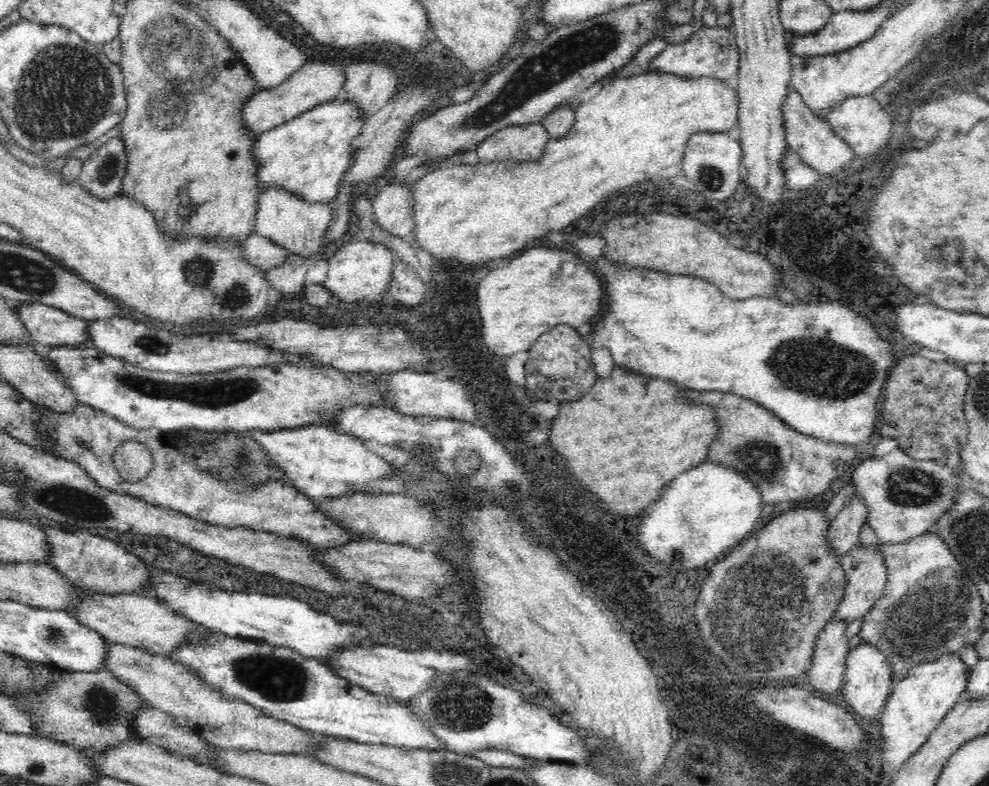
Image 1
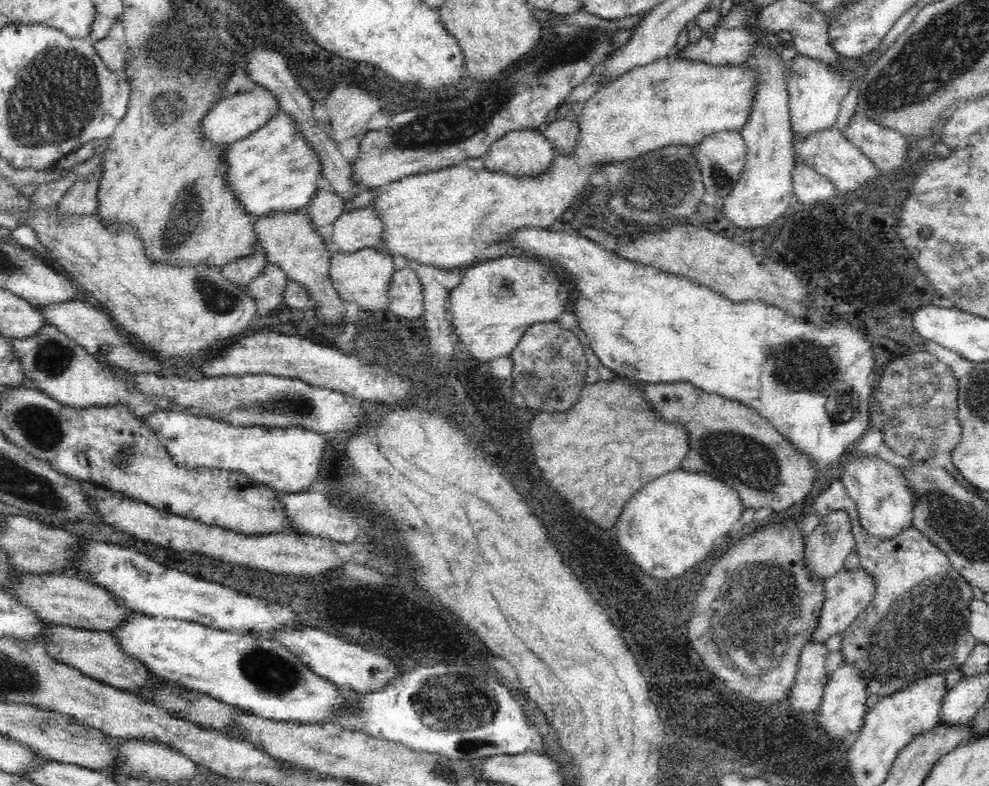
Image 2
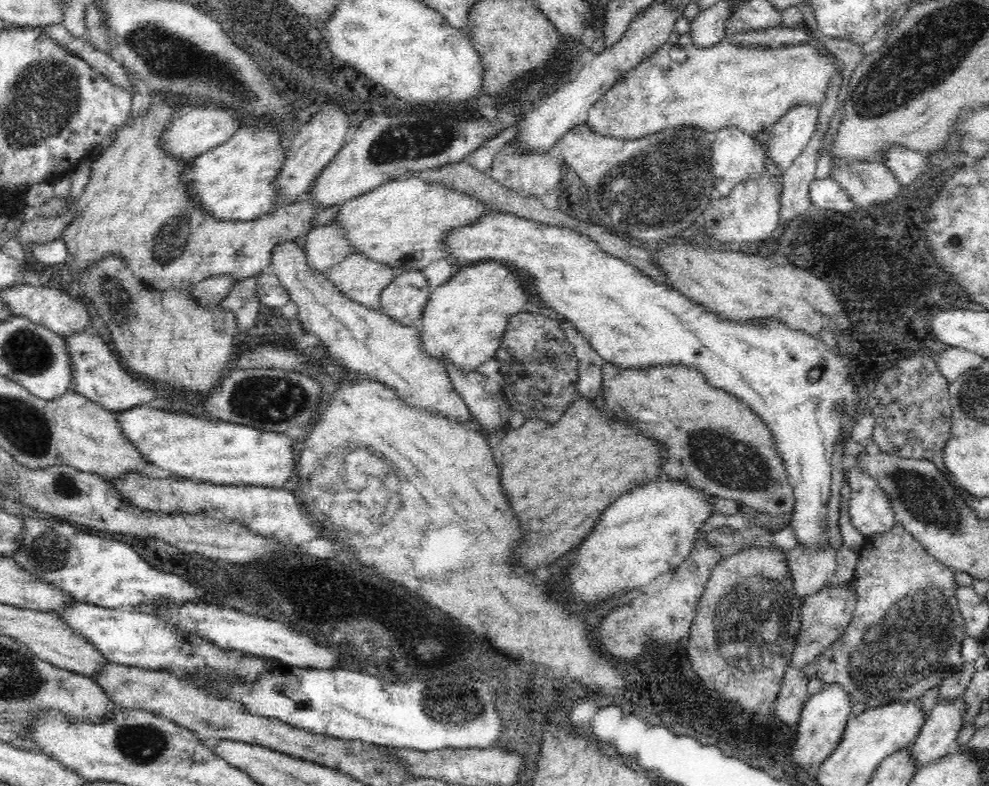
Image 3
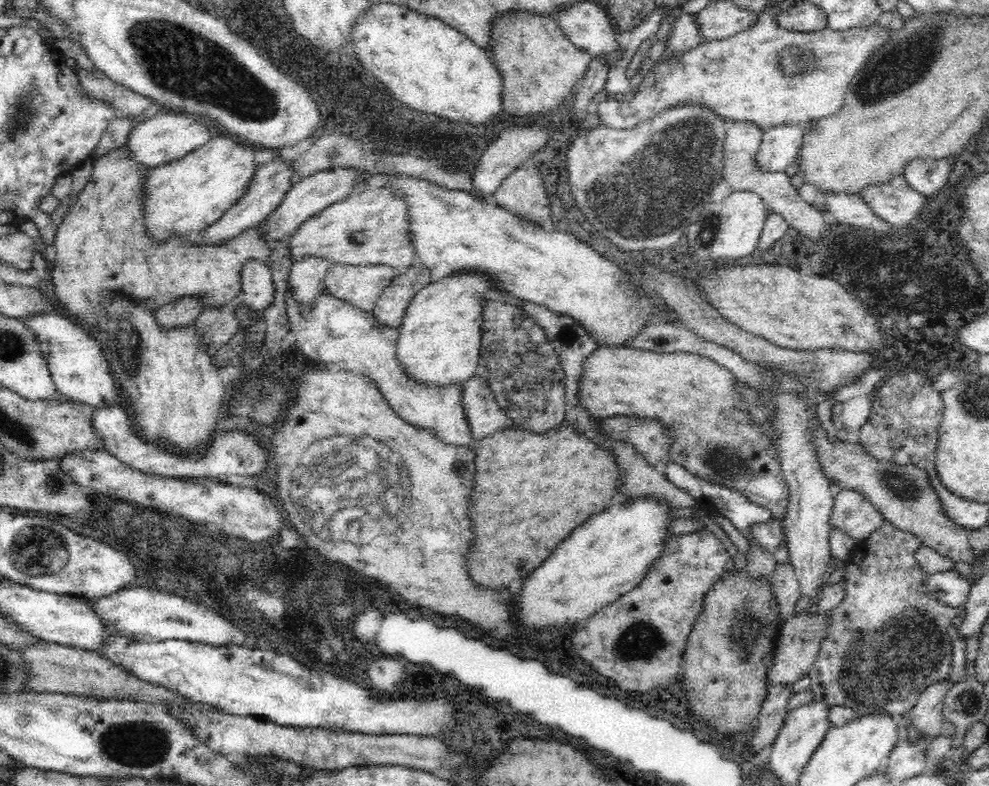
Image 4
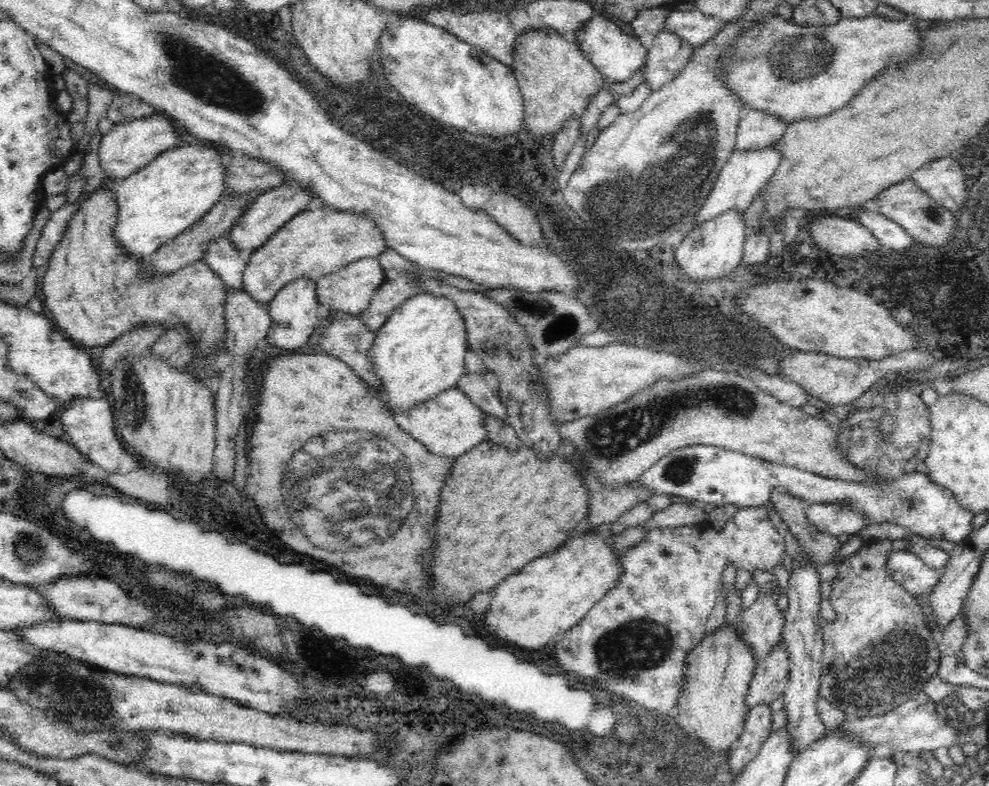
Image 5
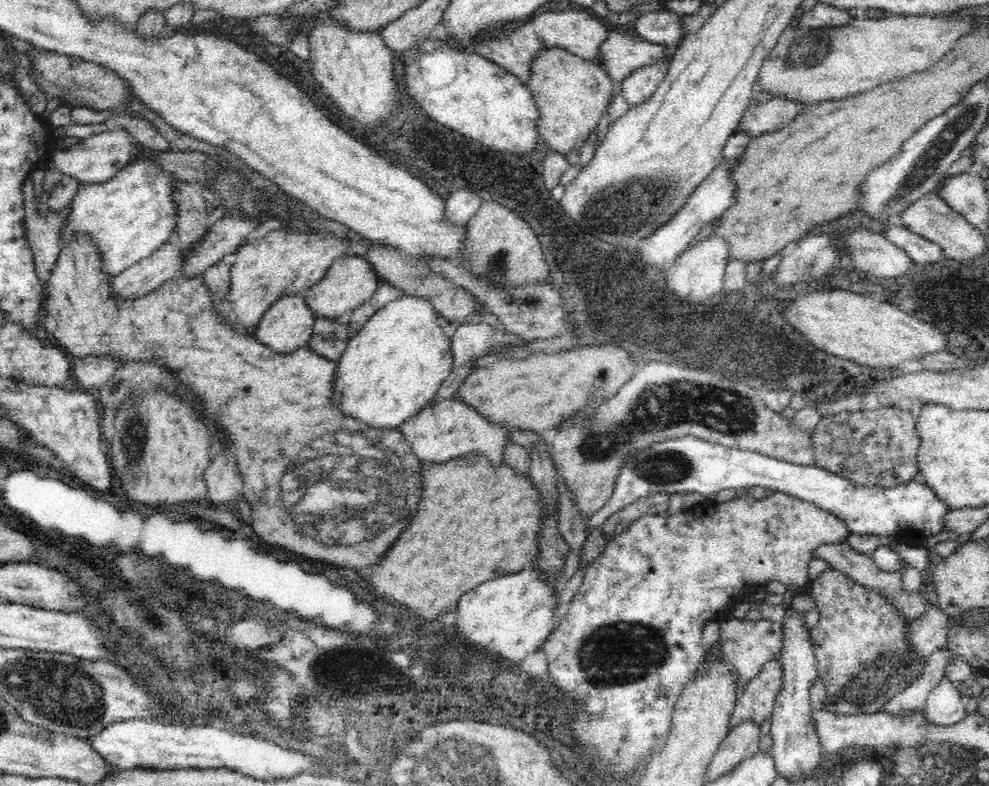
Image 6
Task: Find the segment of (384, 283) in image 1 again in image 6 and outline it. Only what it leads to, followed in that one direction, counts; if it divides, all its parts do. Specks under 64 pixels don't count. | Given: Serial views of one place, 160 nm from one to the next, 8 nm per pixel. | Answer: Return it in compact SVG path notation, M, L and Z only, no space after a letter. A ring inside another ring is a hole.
M342 256L328 266L320 282L304 291L304 301L316 316L338 318L345 312L355 310L366 298L370 298L381 284L382 280L368 261L358 256Z

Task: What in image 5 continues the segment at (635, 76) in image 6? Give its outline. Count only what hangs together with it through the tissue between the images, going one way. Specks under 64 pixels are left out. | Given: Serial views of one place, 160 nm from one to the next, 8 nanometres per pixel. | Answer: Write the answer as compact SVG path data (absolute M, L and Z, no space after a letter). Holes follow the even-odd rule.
M660 32L649 49L643 81L653 93L670 82L691 58L693 47L670 32Z

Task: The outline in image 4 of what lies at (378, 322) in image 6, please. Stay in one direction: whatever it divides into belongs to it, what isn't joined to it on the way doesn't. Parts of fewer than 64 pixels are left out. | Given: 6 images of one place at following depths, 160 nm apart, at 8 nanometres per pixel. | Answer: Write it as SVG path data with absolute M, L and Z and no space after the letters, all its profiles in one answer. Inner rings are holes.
M460 272L441 278L425 286L412 300L400 322L400 335L396 343L396 359L406 377L424 385L448 386L472 381L481 361L480 314L486 299L484 292L499 290L490 278L470 272Z

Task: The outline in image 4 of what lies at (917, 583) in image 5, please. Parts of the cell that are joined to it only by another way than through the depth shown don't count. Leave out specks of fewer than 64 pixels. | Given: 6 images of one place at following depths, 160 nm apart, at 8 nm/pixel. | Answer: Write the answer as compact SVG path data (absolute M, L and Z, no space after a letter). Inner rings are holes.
M948 569L944 572L927 574L923 581L925 592L933 599L953 607L962 607L971 590L971 584L958 571Z

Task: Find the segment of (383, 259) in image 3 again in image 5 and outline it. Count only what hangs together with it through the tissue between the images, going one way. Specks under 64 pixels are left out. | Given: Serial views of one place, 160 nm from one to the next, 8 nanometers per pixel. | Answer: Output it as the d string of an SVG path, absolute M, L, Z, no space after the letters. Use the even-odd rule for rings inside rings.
M330 207L302 212L284 222L262 246L252 250L242 270L242 290L266 305L289 282L299 278L318 280L335 273L348 262L376 258L386 248L380 229L366 215L344 213Z

